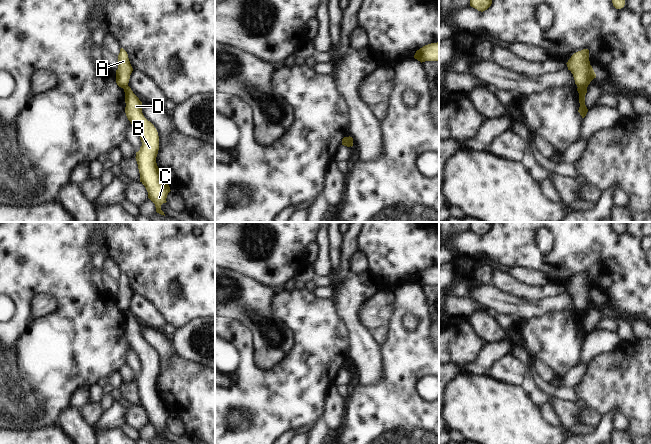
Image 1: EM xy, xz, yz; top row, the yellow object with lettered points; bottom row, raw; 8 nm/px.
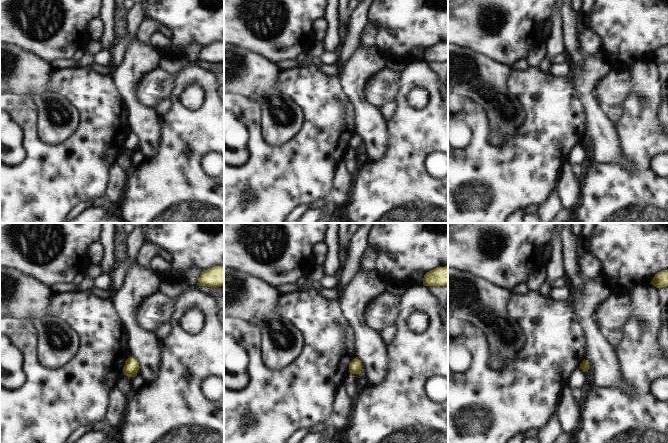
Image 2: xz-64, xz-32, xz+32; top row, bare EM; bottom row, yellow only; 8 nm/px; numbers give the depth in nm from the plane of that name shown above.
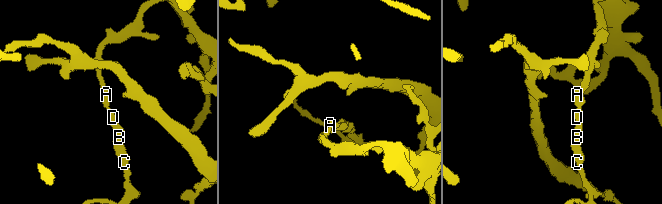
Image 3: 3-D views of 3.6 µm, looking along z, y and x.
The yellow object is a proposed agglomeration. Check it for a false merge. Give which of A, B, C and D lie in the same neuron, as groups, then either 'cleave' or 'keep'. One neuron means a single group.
groups A / B C D; cleave

